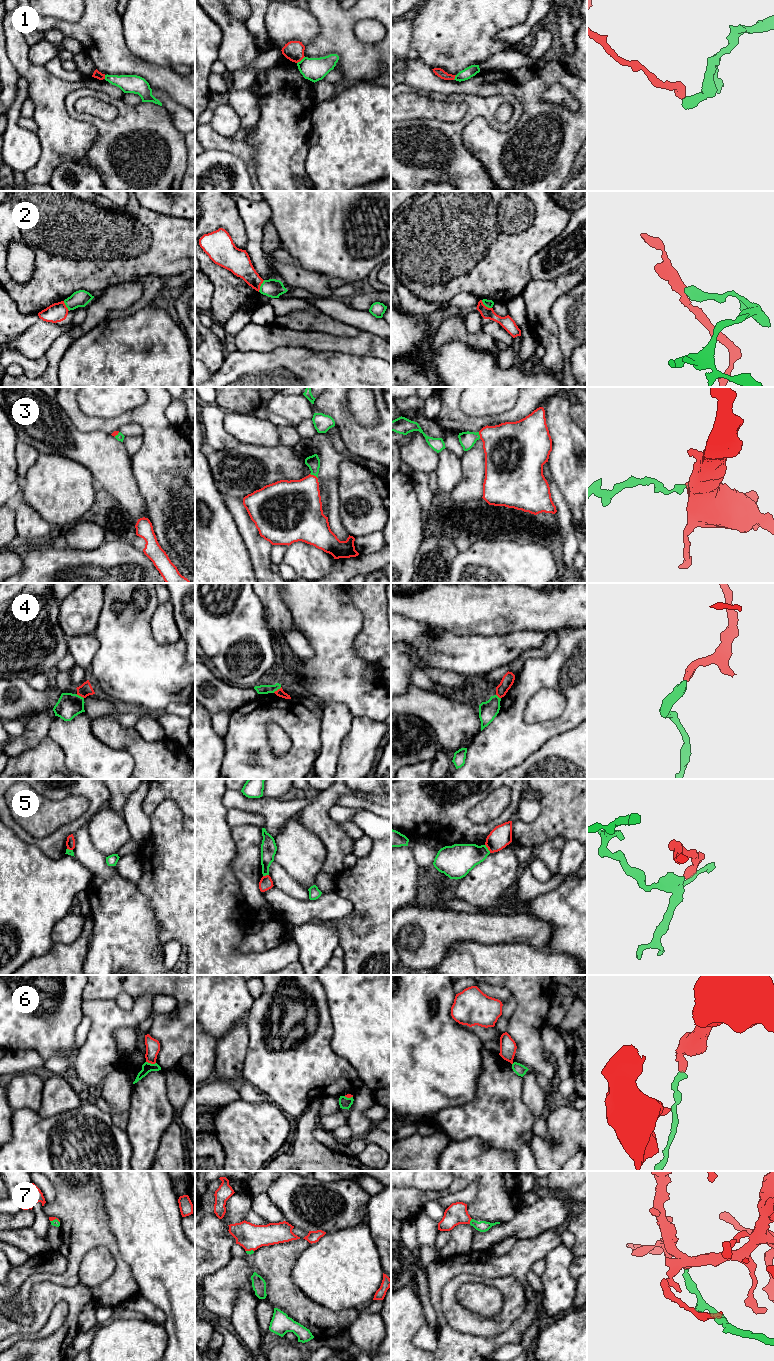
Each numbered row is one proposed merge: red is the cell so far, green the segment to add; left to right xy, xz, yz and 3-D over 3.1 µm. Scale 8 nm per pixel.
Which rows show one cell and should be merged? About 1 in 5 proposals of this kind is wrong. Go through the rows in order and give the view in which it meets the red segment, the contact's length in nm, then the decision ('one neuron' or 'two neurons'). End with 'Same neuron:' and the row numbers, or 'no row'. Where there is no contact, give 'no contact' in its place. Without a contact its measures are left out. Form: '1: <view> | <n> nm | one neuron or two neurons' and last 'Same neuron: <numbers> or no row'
1: xz | 90 nm | two neurons
2: yz | 110 nm | two neurons
3: xz | 80 nm | one neuron
4: xz | 80 nm | two neurons
5: yz | 80 nm | two neurons
6: xy | 80 nm | two neurons
7: yz | 50 nm | one neuron
Same neuron: 3, 7

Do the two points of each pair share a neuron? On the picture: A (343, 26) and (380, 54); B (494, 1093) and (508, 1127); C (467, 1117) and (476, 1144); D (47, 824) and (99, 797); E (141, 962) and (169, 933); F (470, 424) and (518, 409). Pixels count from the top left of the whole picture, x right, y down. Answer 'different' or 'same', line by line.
A: same
B: same
C: different
D: different
E: different
F: same

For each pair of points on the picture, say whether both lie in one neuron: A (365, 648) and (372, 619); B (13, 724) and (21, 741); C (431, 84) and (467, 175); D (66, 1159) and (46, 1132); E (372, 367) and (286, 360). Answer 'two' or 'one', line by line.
A: one
B: two
C: two
D: one
E: one

